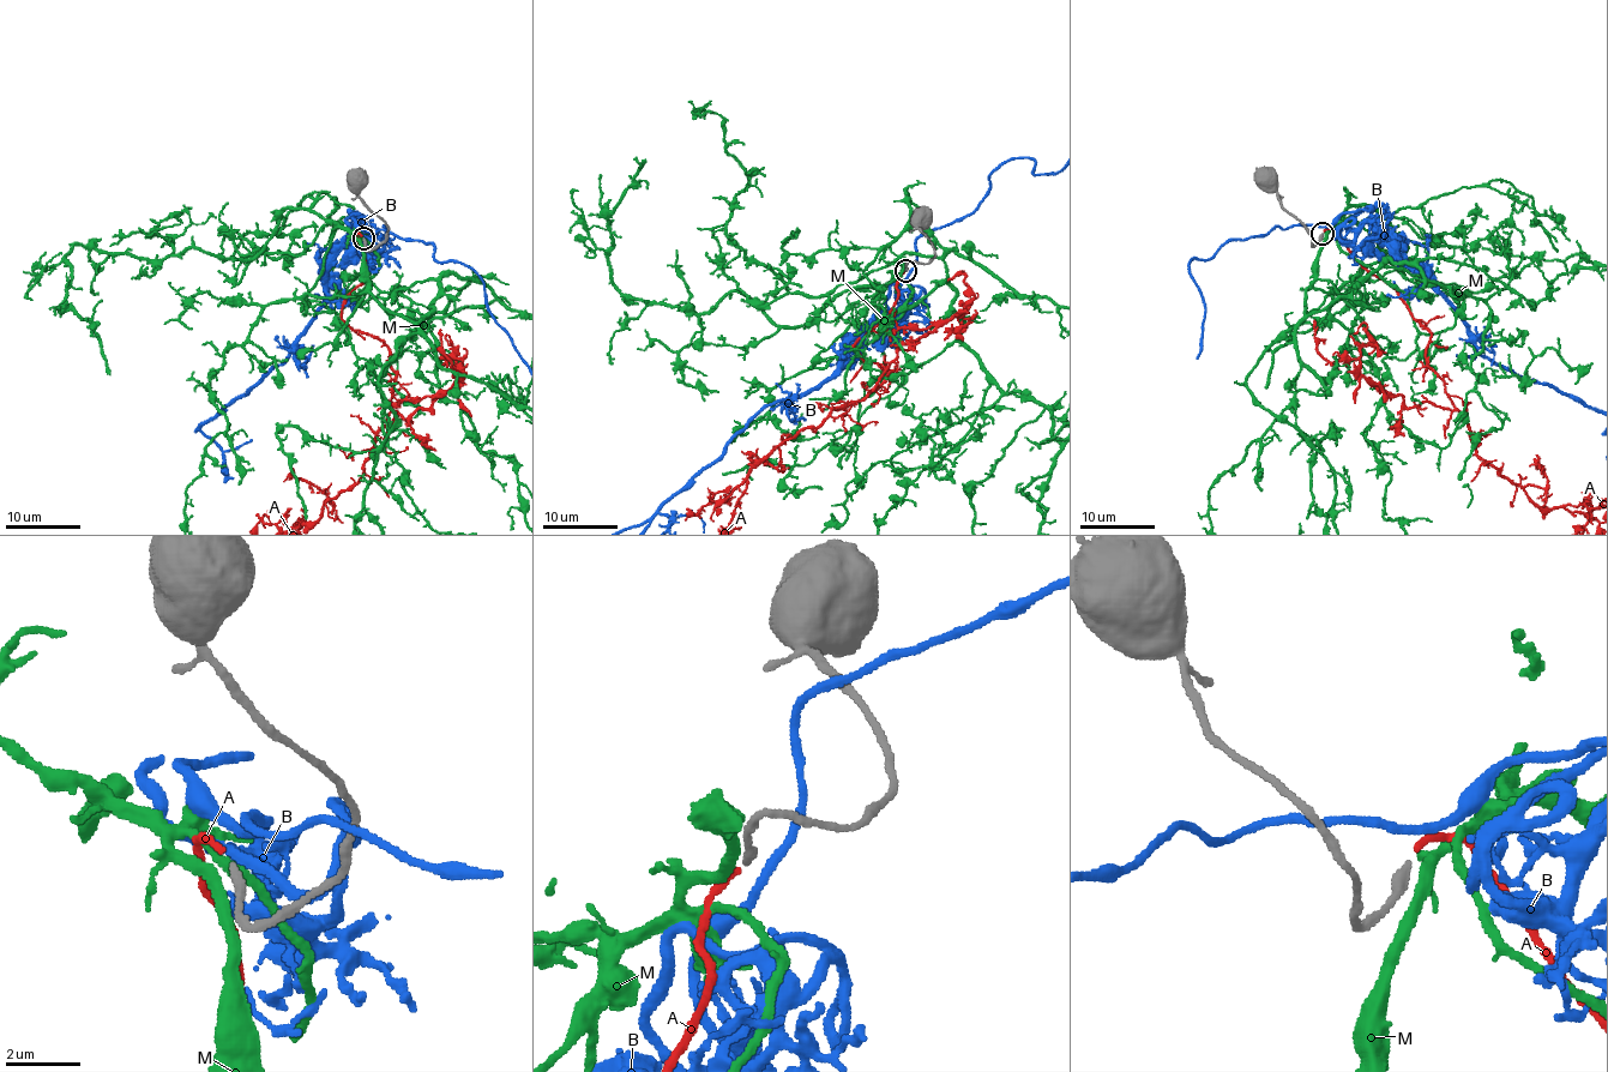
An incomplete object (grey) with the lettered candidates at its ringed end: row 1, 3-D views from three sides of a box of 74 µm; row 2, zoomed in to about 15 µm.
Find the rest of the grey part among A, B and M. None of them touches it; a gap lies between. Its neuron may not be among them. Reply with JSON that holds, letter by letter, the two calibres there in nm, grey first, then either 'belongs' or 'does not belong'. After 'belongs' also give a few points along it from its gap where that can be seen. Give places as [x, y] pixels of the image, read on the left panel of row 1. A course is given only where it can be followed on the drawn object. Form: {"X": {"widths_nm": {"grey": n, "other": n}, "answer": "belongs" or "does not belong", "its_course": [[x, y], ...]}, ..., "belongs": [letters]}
{"A": {"widths_nm": {"grey": 280, "other": 200}, "answer": "belongs"}, "B": {"widths_nm": {"grey": 280, "other": 240}, "answer": "does not belong"}, "M": {"widths_nm": {"grey": 280, "other": 320}, "answer": "does not belong"}, "belongs": ["A"]}

